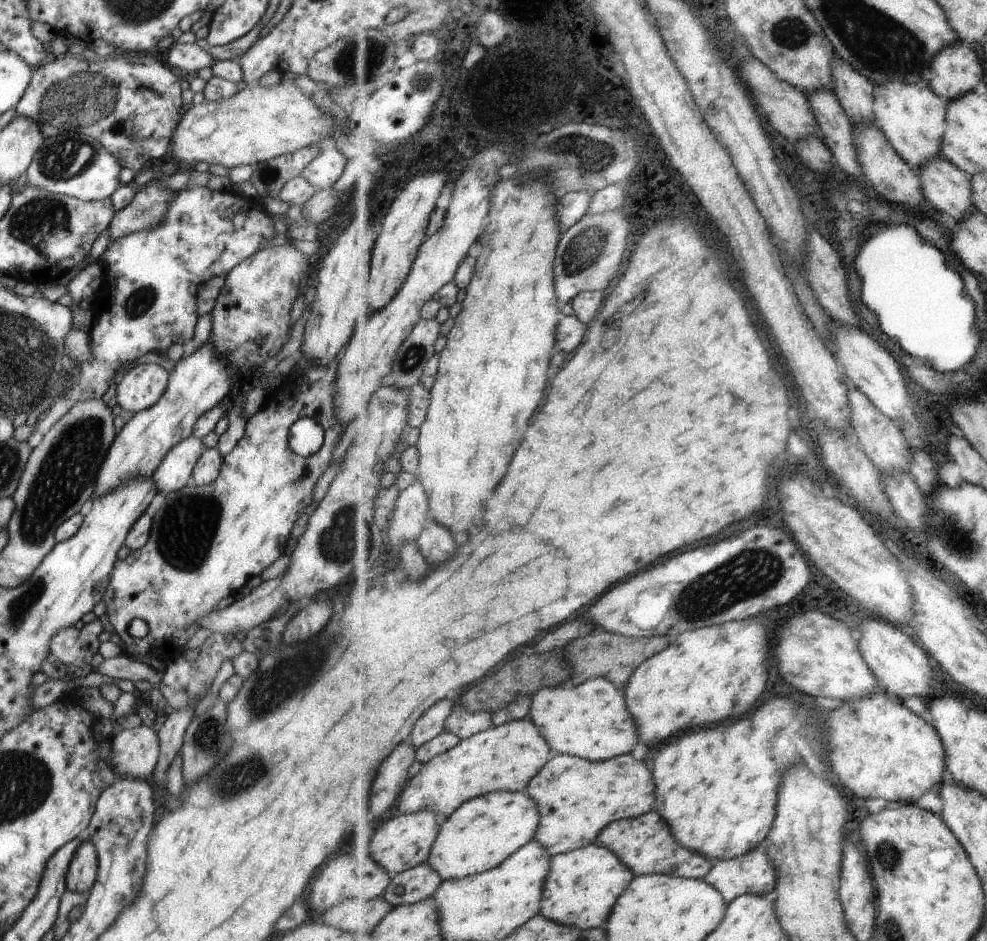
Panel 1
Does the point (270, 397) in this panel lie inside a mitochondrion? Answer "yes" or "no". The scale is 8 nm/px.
no

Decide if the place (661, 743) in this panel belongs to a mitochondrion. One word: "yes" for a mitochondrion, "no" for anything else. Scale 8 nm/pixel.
no

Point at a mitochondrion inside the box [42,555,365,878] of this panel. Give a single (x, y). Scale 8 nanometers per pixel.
(281, 682)

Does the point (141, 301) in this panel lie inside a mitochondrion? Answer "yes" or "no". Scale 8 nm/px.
yes

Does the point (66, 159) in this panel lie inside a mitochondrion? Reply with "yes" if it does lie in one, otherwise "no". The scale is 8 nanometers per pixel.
yes

